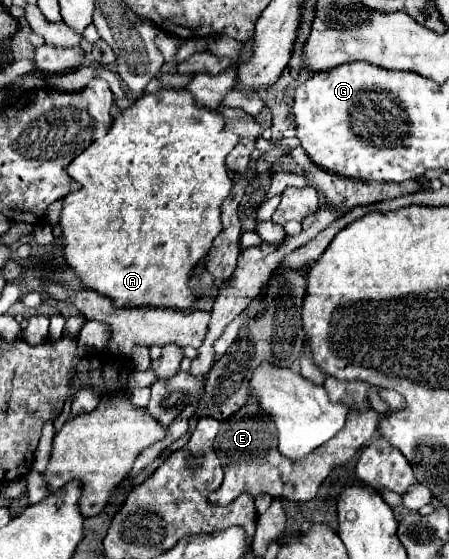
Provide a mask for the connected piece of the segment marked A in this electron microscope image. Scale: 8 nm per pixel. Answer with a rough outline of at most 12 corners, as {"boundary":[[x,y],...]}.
{"boundary":[[144,94],[66,168],[62,258],[116,308],[200,302],[238,136]]}

